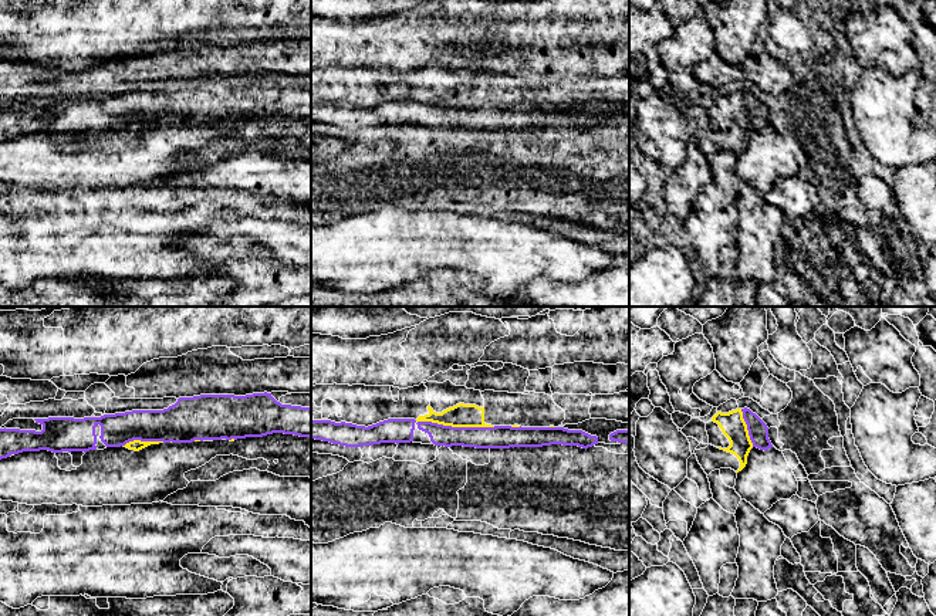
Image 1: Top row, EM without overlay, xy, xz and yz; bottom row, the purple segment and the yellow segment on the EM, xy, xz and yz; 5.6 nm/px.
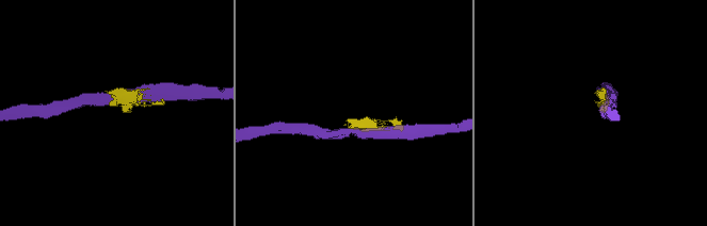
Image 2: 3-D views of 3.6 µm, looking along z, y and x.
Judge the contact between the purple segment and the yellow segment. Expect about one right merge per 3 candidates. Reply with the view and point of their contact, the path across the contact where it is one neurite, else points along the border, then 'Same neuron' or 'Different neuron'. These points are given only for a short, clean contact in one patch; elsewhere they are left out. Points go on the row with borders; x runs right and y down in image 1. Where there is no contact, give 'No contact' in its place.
Touches purple at xz (455, 427). Different neuron

